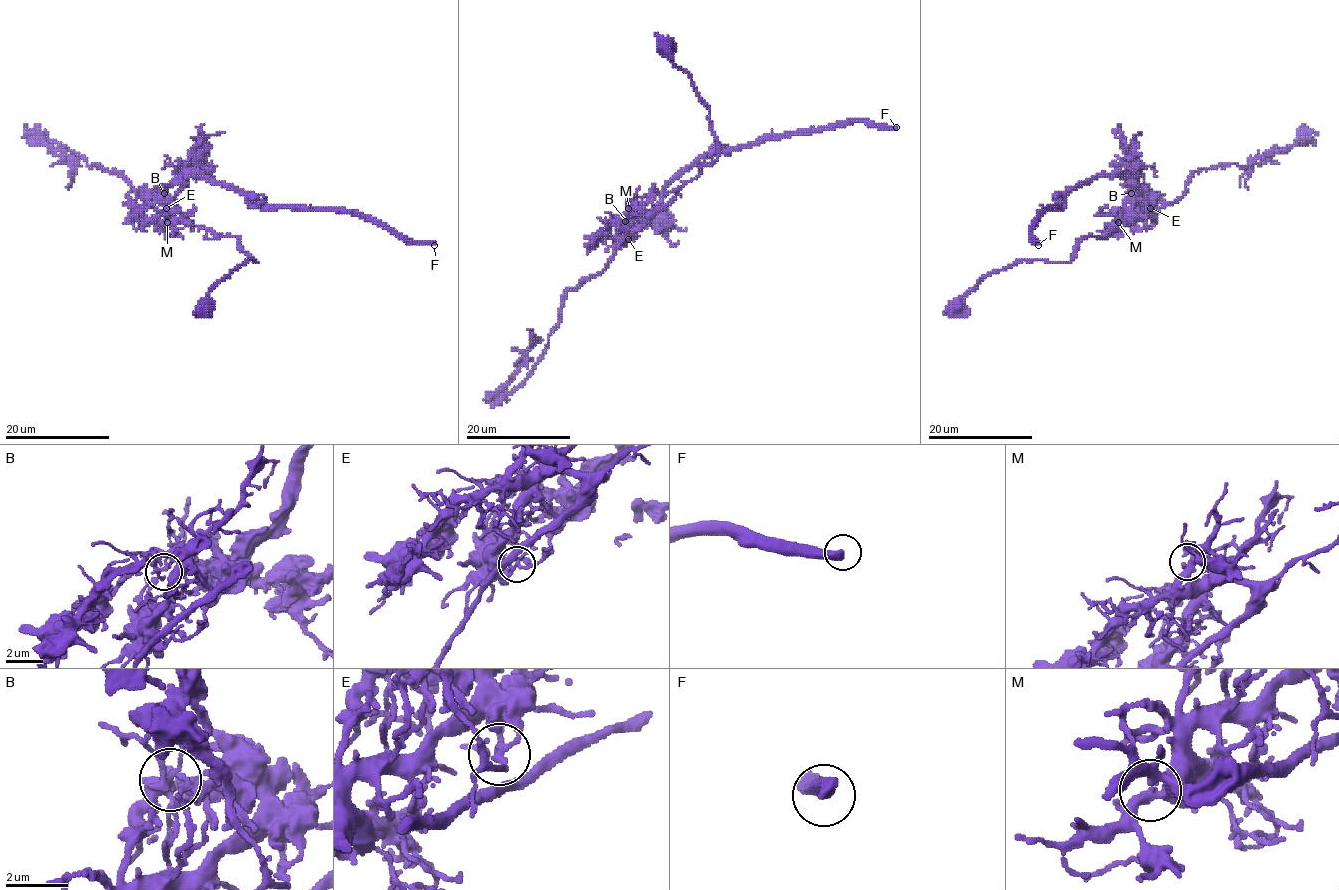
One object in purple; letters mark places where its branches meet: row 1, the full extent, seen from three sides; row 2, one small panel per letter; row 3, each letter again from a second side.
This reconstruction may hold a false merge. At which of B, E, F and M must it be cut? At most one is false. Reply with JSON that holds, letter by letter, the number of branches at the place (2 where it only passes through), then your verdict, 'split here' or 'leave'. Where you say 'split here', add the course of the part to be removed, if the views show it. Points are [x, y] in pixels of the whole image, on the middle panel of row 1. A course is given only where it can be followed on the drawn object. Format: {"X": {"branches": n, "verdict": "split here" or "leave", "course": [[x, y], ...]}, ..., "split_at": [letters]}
{"B": {"branches": 5, "verdict": "leave"}, "E": {"branches": 2, "verdict": "split here", "course": [[628, 239], [636, 238], [641, 221], [674, 179], [718, 151], [853, 122], [896, 126]]}, "F": {"branches": 1, "verdict": "leave"}, "M": {"branches": 3, "verdict": "leave"}, "split_at": ["E"]}

